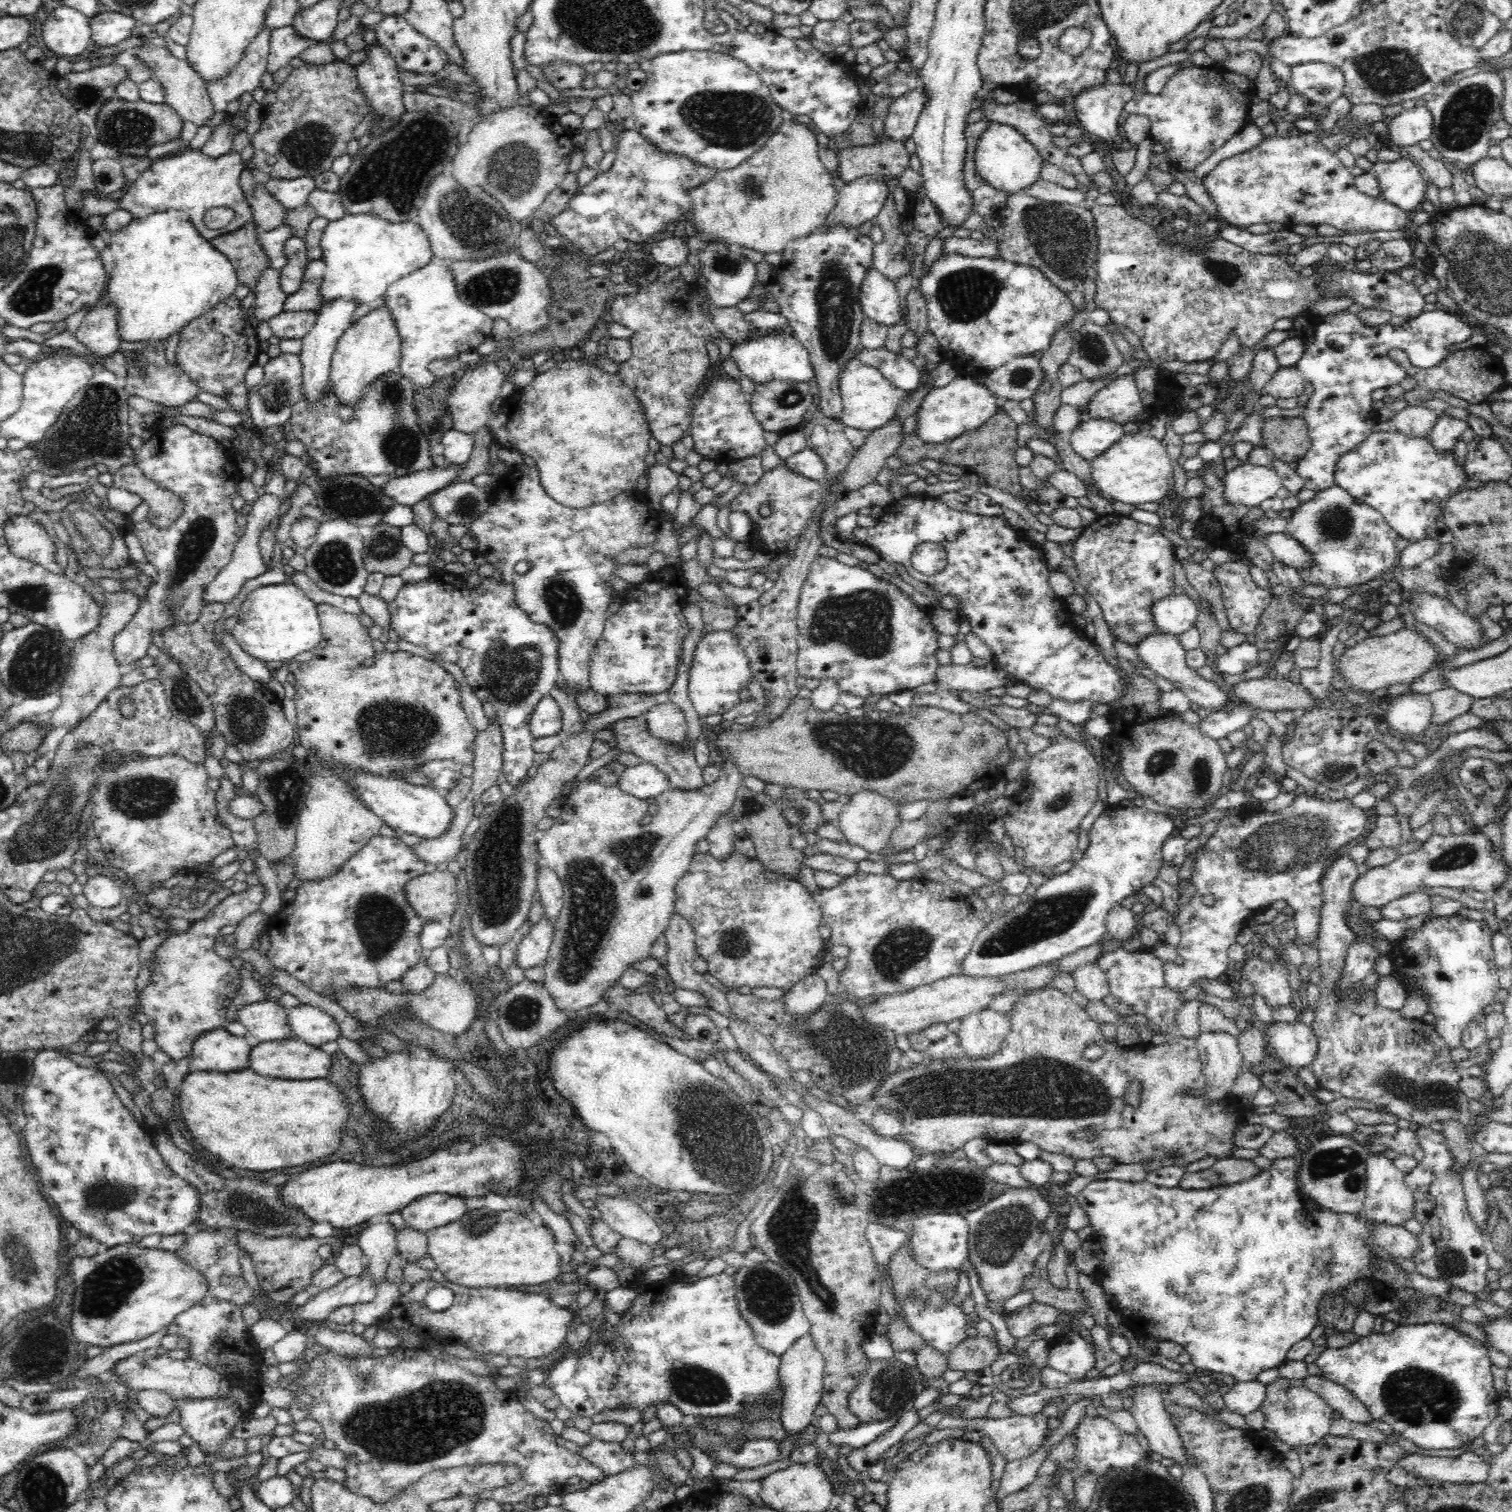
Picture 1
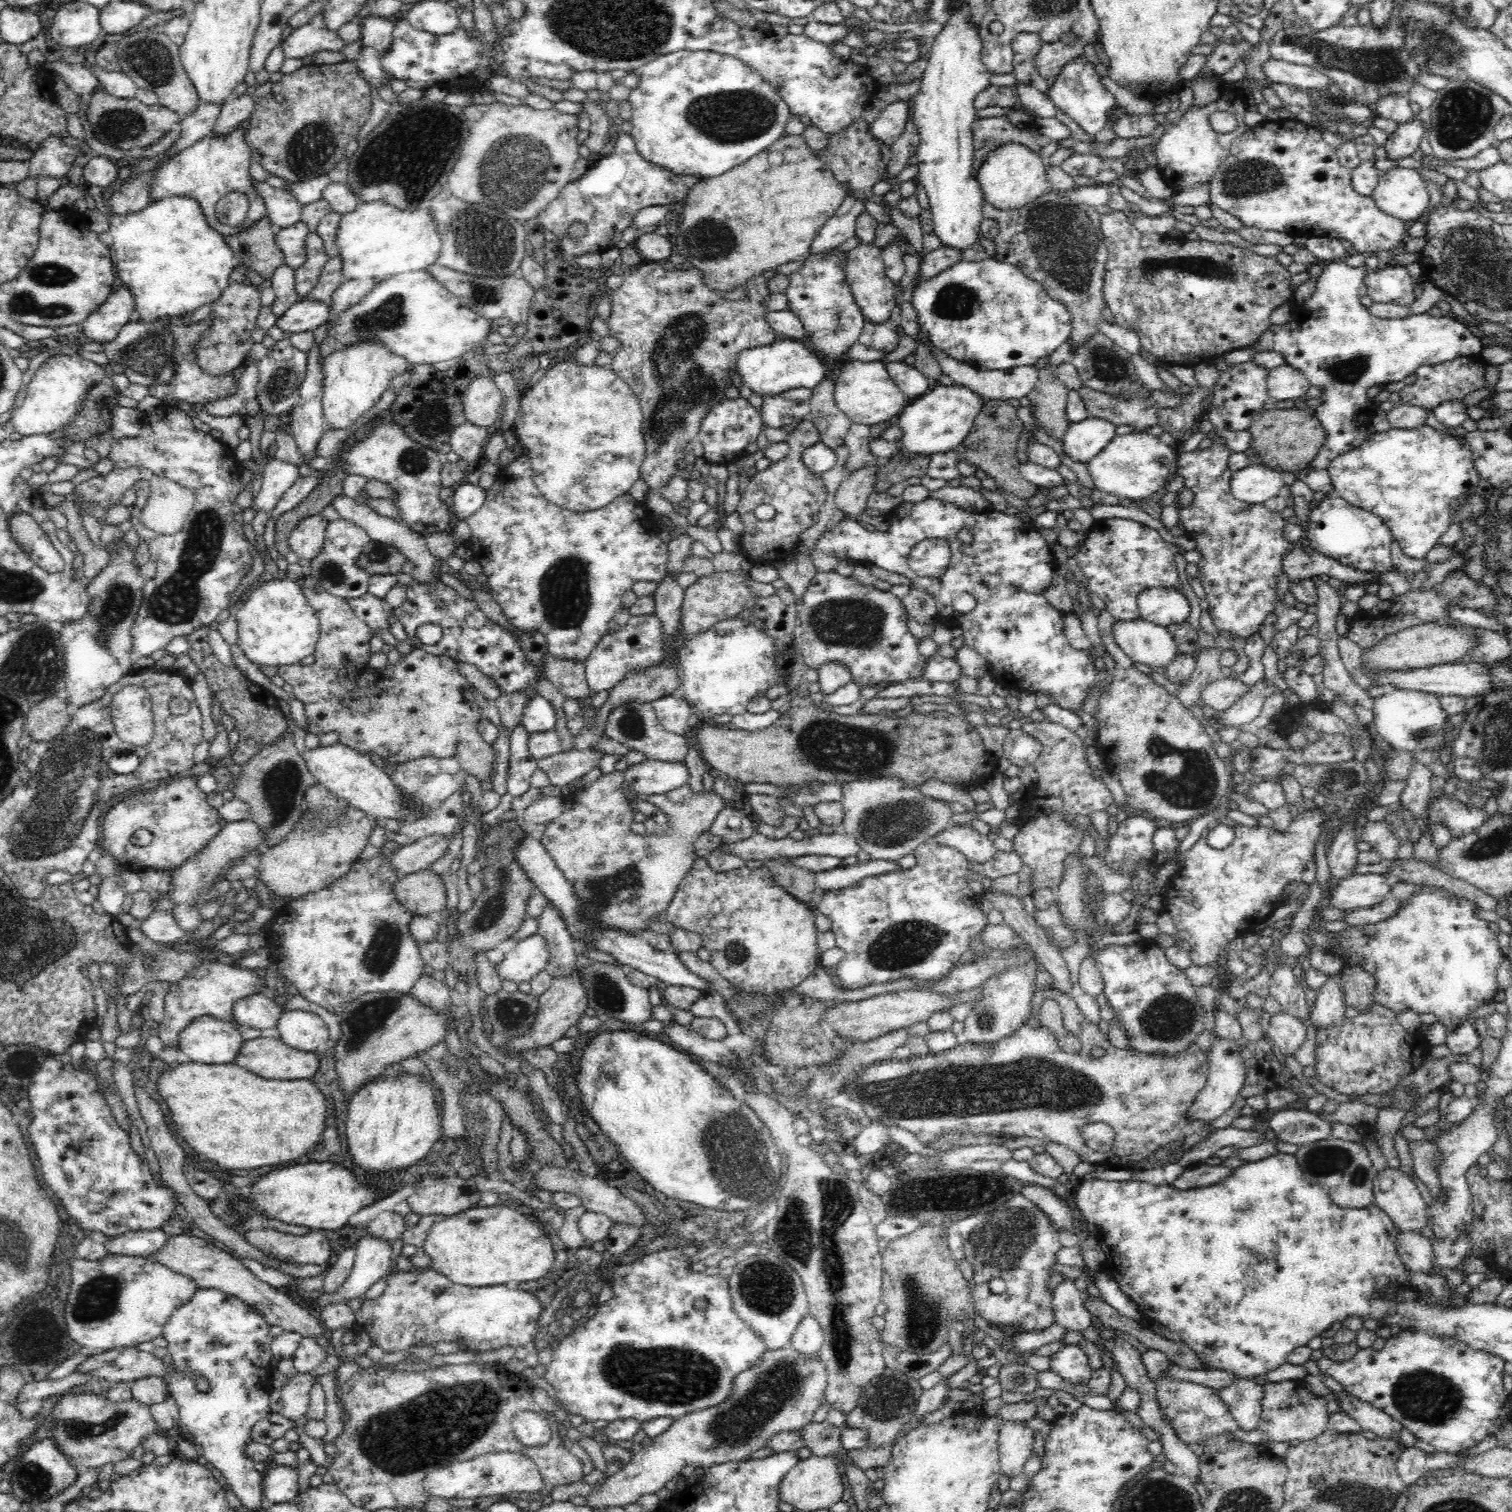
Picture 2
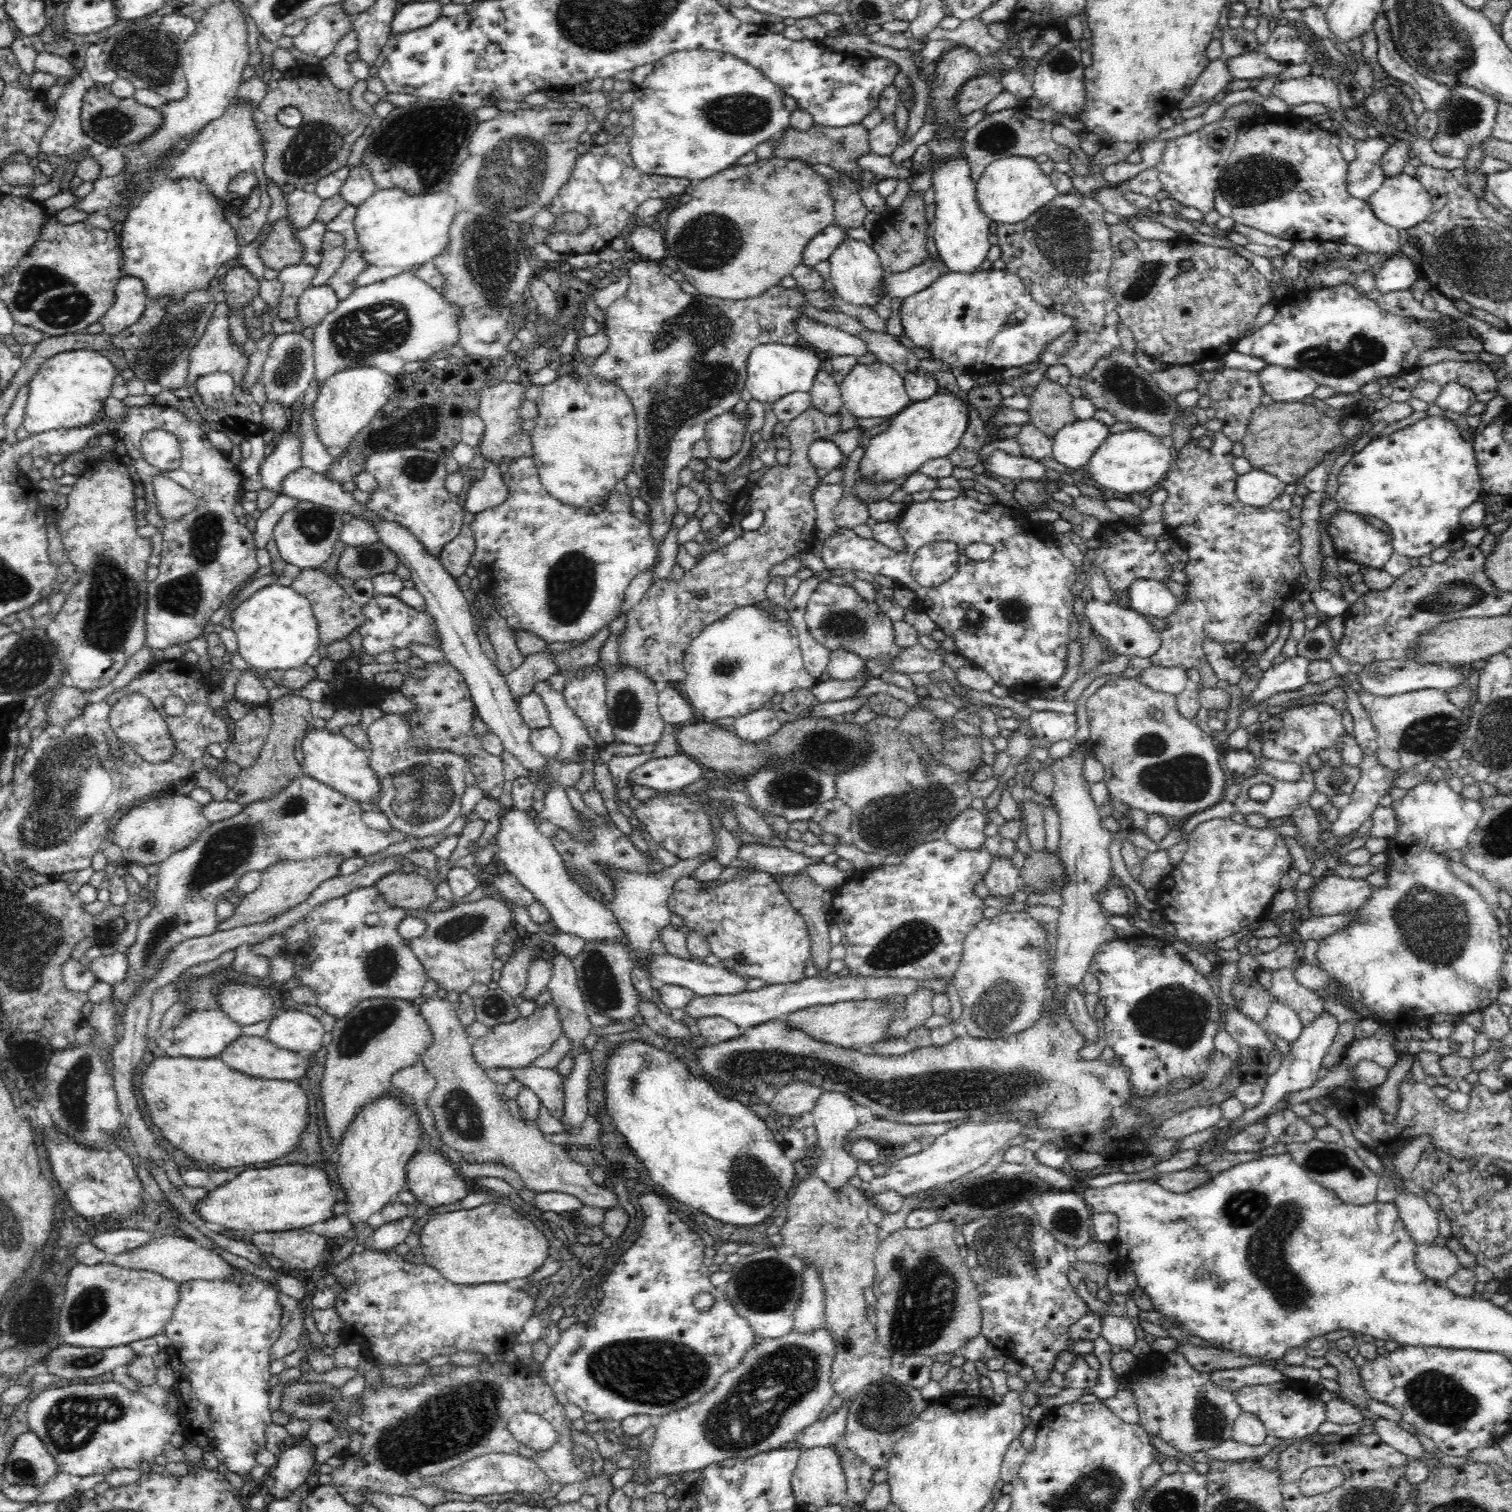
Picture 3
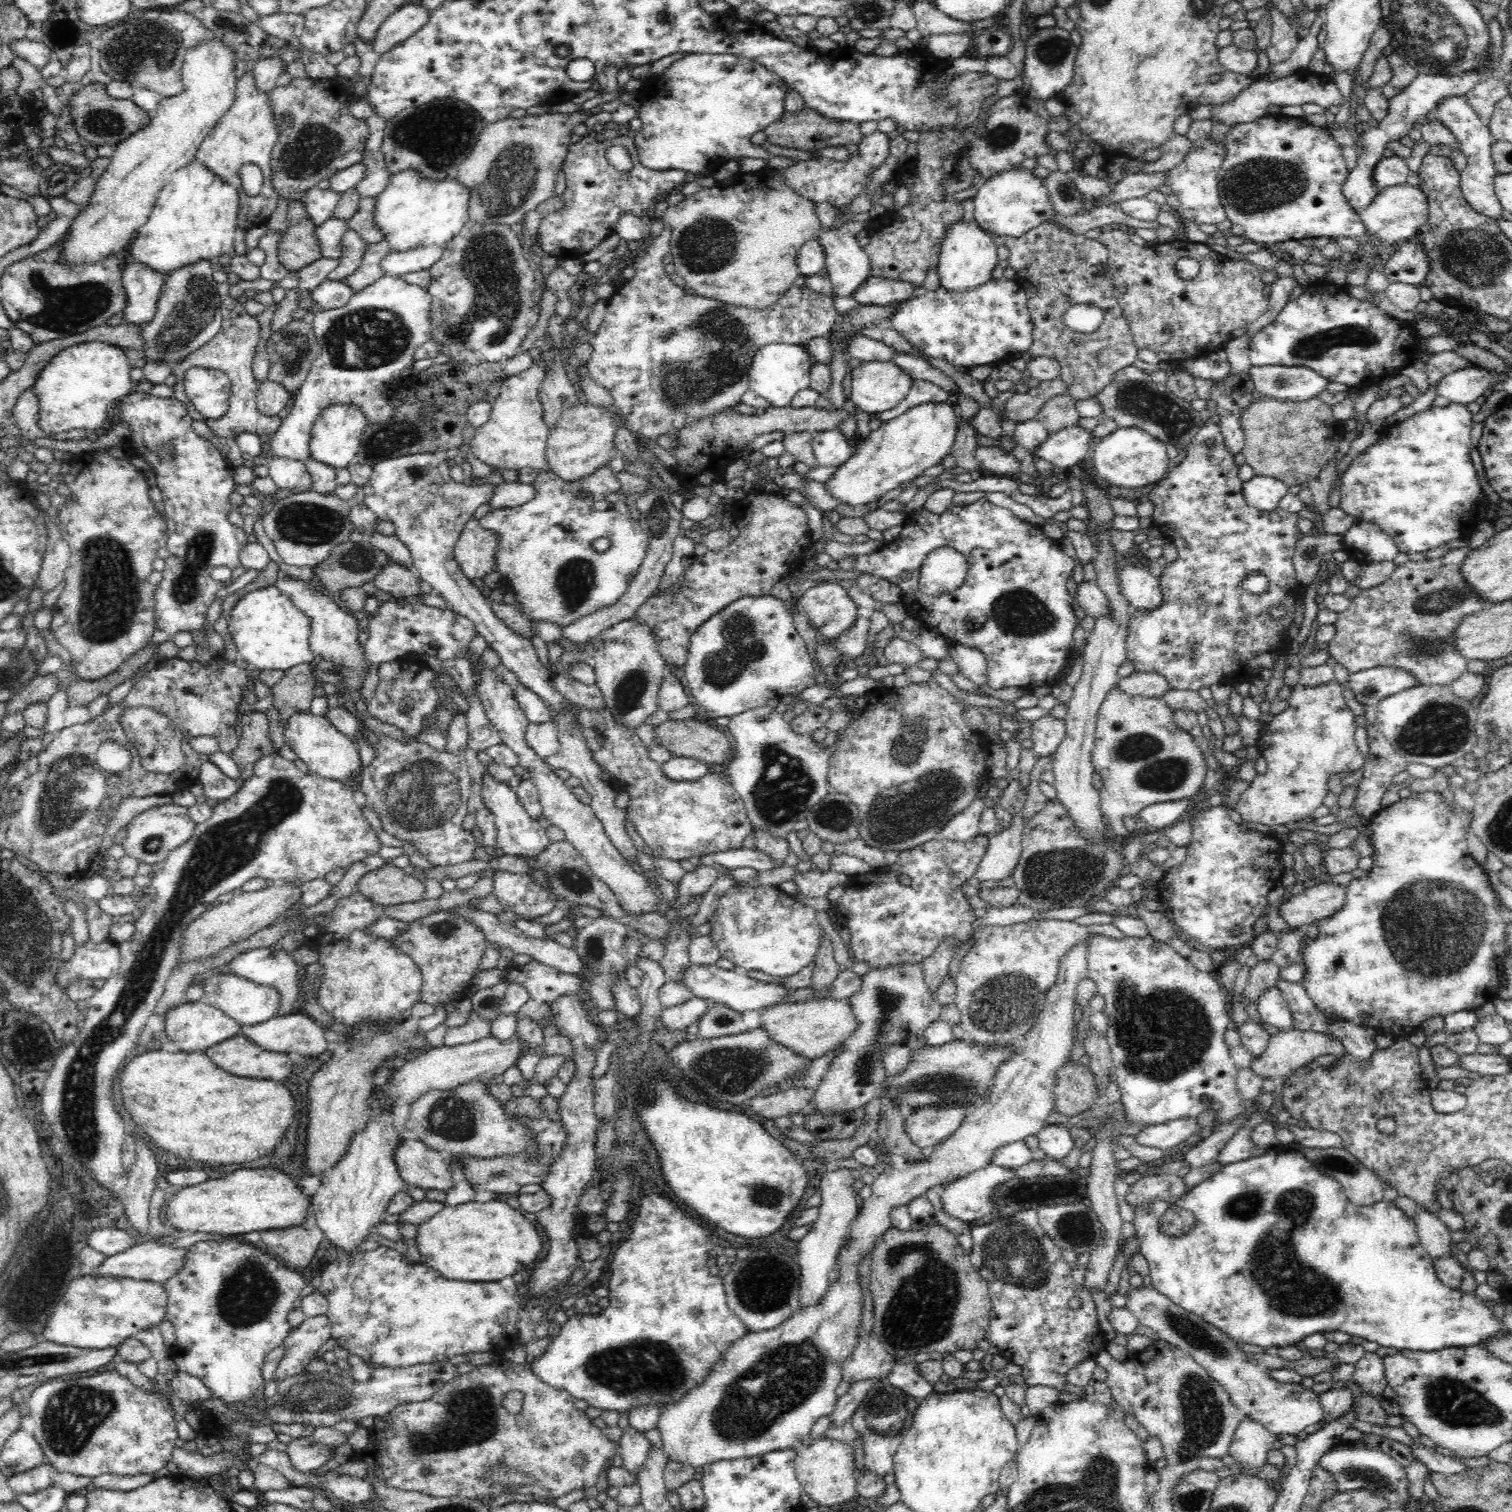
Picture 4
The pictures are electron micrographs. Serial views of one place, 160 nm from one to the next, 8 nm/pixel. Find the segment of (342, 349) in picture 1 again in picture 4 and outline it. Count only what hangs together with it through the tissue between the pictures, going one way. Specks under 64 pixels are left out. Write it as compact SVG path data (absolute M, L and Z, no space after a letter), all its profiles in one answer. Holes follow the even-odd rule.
M330 404L320 412L311 430L310 459L330 465L336 469L348 467L356 462L361 438L369 422L364 413L350 404Z

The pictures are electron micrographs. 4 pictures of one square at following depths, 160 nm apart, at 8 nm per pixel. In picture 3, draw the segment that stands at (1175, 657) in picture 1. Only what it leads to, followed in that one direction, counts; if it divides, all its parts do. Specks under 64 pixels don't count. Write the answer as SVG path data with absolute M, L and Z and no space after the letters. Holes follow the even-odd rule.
M1090 598L1085 605L1085 616L1091 626L1104 638L1108 639L1109 644L1118 652L1128 658L1136 655L1140 658L1150 658L1159 650L1162 644L1160 630L1153 626L1145 615L1135 610L1124 609L1114 602L1101 602L1096 598Z

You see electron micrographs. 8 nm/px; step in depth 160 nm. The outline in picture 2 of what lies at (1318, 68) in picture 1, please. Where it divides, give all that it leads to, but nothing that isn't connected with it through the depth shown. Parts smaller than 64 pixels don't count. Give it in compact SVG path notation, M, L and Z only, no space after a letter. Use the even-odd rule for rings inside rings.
M1270 57L1262 64L1262 70L1272 83L1284 83L1299 89L1314 88L1317 91L1327 86L1335 88L1331 78L1311 66L1290 64Z

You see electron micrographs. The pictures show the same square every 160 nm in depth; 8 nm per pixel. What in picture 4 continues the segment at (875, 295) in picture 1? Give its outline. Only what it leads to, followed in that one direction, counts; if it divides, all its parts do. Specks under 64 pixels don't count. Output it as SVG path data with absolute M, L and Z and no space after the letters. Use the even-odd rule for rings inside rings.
M849 220L845 223L842 223L838 228L825 228L820 227L819 231L814 235L814 239L820 241L820 246L824 249L825 254L825 267L828 273L828 278L831 280L833 286L833 295L834 296L850 296L853 298L854 291L860 286L868 277L871 276L871 264L870 259L863 248L859 246L857 240L857 234L865 229L866 221L853 221Z

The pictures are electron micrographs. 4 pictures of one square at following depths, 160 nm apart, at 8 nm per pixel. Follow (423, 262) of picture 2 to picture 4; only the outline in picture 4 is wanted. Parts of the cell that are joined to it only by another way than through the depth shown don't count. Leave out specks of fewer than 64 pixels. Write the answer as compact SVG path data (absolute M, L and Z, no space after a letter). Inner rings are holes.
M414 169L392 174L388 186L376 197L373 212L376 227L384 233L393 252L408 252L416 248L448 243L468 222L470 191L456 177L428 179Z

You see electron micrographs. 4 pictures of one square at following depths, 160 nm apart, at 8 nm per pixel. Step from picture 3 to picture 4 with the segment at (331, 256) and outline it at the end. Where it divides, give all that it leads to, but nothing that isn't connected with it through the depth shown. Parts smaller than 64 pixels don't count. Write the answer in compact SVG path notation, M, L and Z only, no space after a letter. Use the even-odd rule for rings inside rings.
M356 231L345 232L340 240L340 264L328 274L328 279L344 281L346 276L350 276L352 272L358 270L368 245Z

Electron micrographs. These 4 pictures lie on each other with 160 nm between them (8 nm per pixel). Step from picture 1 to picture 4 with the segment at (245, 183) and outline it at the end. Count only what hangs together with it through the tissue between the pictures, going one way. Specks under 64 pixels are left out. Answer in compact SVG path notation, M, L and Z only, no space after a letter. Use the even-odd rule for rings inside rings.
M318 186L304 192L301 202L307 211L307 218L312 219L316 226L324 224L326 220L332 218L334 208L338 206L341 192L334 192L330 189L322 189Z

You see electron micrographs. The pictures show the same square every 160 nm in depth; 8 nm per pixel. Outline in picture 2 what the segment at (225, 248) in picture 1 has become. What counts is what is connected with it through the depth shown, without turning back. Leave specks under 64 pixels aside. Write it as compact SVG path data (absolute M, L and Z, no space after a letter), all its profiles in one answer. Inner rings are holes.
M268 217L258 220L248 230L234 236L224 236L224 241L234 252L238 264L246 264L262 278L271 278L274 270L283 264L283 253L275 243L276 228Z

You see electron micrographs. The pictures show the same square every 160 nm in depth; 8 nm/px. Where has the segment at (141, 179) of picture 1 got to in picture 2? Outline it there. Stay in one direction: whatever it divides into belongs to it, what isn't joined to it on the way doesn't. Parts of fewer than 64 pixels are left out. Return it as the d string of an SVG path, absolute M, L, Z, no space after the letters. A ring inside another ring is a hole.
M234 127L228 134L219 137L205 137L196 141L196 144L184 148L182 152L172 156L170 160L159 162L156 174L152 176L152 182L150 182L150 202L174 195L196 199L200 203L200 209L204 211L204 217L210 227L224 236L234 236L238 232L244 232L252 224L262 220L266 217L266 203L252 187L253 176L250 174L252 153L245 139L245 134L244 128ZM232 191L242 191L250 203L246 220L236 226L224 225L216 217L216 203L225 194Z

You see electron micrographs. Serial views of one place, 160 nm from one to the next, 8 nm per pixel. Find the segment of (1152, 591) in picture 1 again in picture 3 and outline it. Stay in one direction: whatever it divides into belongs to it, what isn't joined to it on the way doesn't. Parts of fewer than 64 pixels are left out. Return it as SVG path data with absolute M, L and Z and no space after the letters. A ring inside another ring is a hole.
M1123 518L1102 526L1095 538L1103 545L1087 550L1089 562L1096 563L1096 567L1104 571L1114 593L1111 601L1120 607L1131 608L1128 592L1136 580L1156 580L1158 582L1171 580L1170 573L1174 565L1164 559L1164 546L1160 538L1142 537L1137 527L1134 524L1124 522Z

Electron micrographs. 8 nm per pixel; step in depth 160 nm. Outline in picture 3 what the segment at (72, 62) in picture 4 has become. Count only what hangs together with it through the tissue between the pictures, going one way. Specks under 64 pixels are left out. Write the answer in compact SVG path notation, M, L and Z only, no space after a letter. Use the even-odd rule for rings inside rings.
M86 67L82 68L70 80L61 82L63 93L55 101L55 120L42 137L40 152L47 155L72 156L88 141L81 128L83 98L87 93L82 81L82 72L85 69Z

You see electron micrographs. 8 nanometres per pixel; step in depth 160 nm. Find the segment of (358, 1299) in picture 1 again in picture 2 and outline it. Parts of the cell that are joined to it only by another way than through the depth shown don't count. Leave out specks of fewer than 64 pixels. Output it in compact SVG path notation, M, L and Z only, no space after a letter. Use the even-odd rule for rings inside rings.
M372 1235L363 1236L356 1243L355 1263L344 1284L334 1294L319 1292L312 1304L319 1304L320 1308L322 1308L329 1304L344 1303L344 1300L347 1299L364 1297L366 1290L370 1290L369 1288L373 1284L377 1284L382 1276L386 1276L389 1273L391 1269L391 1252L391 1244L388 1244L388 1241L384 1241L380 1237L372 1237Z

